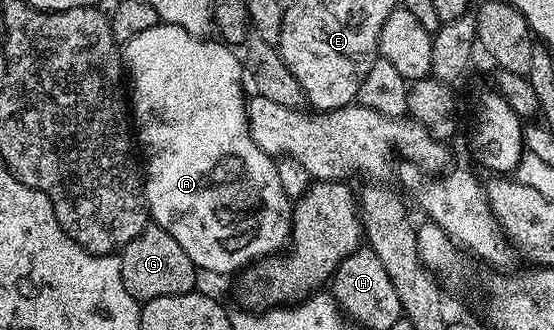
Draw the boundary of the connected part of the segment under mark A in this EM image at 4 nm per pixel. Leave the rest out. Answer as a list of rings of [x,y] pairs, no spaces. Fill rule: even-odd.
[[[158,21],[151,29],[143,29],[143,33],[131,37],[123,45],[123,71],[127,76],[127,83],[133,86],[131,91],[131,123],[135,128],[135,139],[139,144],[140,154],[143,156],[143,186],[145,189],[145,203],[149,207],[150,220],[156,226],[162,227],[179,245],[183,245],[183,253],[191,257],[193,264],[202,272],[214,271],[217,275],[229,275],[240,272],[257,262],[258,259],[267,259],[286,250],[293,233],[294,204],[283,193],[283,185],[279,185],[279,173],[274,156],[267,155],[251,141],[249,132],[249,119],[245,116],[247,106],[247,91],[243,86],[243,63],[232,46],[220,41],[208,43],[208,38],[192,35],[179,25],[162,23]]]

